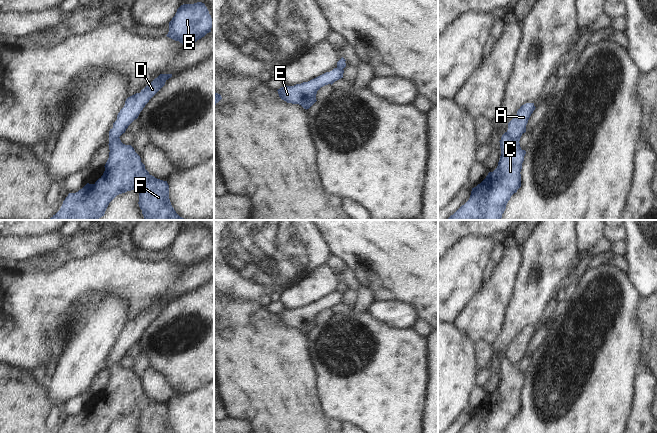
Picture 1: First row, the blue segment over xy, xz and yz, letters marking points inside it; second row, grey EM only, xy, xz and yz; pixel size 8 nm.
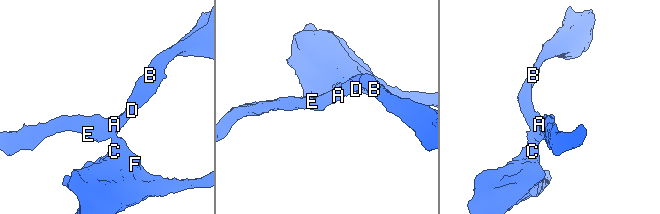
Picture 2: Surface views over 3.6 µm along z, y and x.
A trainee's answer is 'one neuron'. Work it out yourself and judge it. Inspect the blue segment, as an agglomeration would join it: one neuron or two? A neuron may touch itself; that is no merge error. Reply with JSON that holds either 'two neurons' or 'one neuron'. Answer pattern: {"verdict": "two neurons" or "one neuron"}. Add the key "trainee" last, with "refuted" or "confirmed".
{"verdict": "two neurons", "trainee": "refuted"}

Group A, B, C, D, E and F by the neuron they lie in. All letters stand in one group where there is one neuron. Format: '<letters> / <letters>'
A B D E / C F

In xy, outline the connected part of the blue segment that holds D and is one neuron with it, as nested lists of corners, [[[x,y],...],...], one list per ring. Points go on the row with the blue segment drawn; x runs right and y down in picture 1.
[[[160,74],[149,85],[128,97],[124,107],[117,115],[117,120],[113,123],[113,128],[109,131],[109,142],[119,138],[125,133],[128,126],[138,118],[149,100],[165,85],[165,82],[172,77],[172,74]]]

